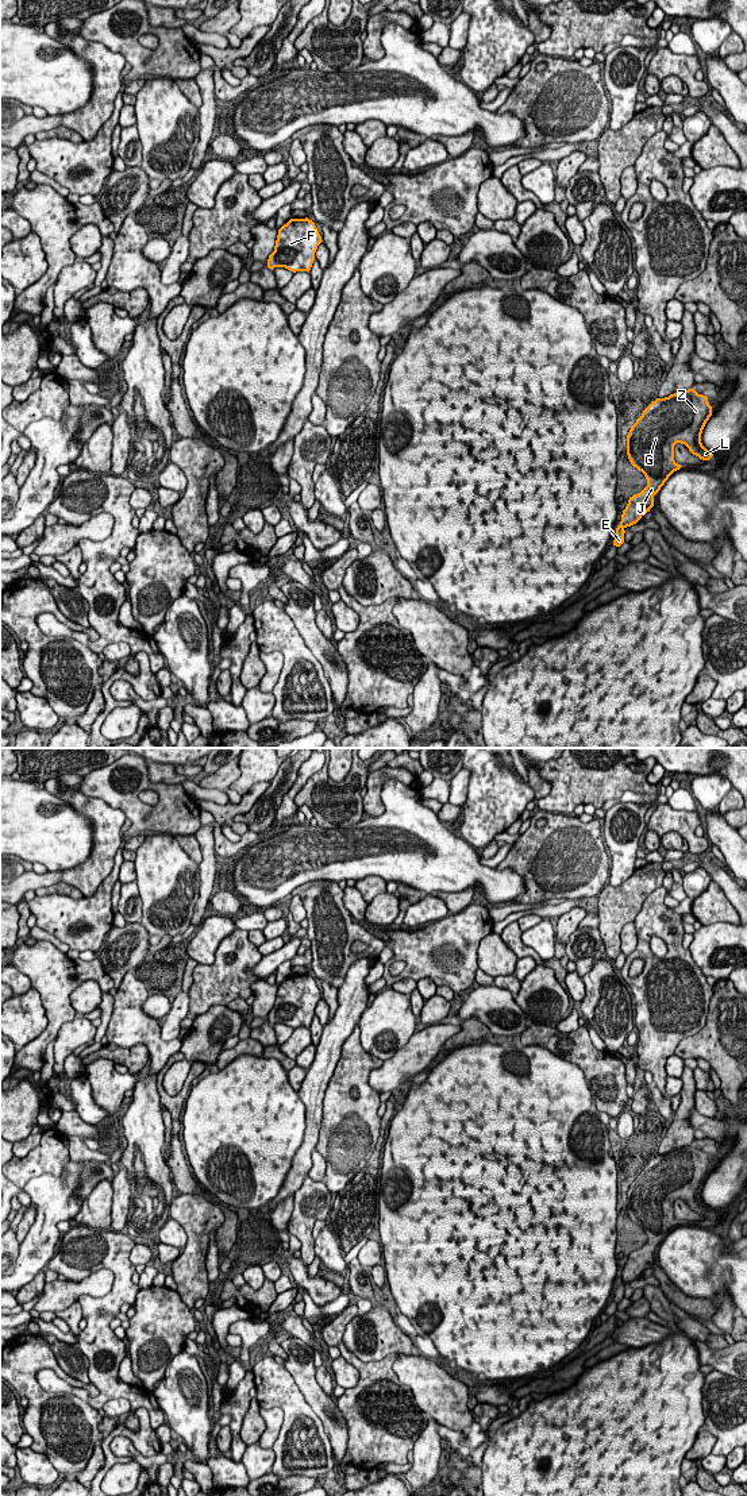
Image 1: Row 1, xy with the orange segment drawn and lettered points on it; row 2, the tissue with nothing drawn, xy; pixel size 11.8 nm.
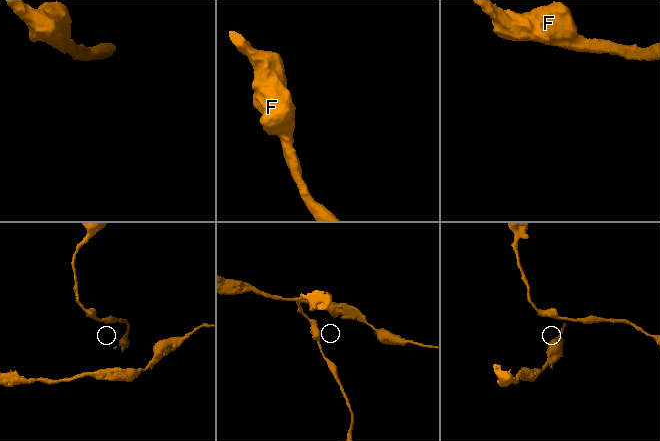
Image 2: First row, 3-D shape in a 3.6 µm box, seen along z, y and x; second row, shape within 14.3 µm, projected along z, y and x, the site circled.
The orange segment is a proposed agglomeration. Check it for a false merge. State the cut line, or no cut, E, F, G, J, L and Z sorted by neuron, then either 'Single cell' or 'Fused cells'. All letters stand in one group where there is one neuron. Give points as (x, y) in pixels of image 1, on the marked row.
Split along xy (620, 524), (626, 527). Groups: E / F G J L Z. Fused cells

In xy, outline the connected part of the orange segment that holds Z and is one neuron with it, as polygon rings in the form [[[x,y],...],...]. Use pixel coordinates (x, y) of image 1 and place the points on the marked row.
[[[688,389],[652,401],[627,435],[627,455],[642,471],[647,486],[629,497],[620,525],[636,524],[654,506],[654,496],[682,466],[674,460],[674,446],[685,444],[702,460],[713,454],[701,443],[702,429],[712,416],[708,397]]]

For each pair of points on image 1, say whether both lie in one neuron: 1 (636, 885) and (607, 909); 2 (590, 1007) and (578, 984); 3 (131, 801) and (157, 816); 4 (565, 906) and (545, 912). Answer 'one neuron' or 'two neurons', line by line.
1: one neuron
2: two neurons
3: one neuron
4: one neuron

